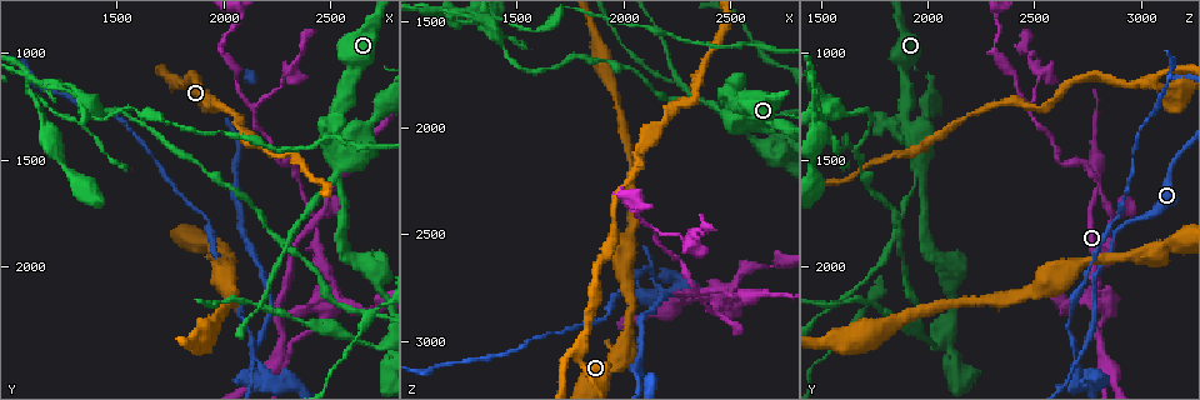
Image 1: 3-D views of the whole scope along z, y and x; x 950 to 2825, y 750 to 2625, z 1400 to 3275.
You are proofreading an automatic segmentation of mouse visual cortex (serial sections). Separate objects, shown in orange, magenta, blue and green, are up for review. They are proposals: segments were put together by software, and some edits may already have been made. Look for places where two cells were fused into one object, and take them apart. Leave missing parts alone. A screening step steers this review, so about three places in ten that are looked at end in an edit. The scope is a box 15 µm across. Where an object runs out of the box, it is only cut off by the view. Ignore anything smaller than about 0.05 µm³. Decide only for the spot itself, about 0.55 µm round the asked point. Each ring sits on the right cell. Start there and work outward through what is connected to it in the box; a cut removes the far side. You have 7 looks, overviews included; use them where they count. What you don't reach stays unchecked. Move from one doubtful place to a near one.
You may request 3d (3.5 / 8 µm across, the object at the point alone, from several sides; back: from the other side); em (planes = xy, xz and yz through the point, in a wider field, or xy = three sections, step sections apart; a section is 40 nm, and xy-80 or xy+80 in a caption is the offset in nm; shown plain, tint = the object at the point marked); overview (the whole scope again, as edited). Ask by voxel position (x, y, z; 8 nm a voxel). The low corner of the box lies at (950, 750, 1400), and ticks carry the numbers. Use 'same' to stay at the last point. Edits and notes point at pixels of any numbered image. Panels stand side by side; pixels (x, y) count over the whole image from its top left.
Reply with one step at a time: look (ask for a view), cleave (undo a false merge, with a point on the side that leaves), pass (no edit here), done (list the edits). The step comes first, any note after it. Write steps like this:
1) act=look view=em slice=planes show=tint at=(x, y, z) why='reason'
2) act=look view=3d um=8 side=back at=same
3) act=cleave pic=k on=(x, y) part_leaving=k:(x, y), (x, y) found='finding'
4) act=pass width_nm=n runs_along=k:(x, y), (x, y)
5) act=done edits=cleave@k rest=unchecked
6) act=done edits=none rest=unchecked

act=look view=3d um=3.5 at=(1760, 1110, 3060) why='sharp bend'

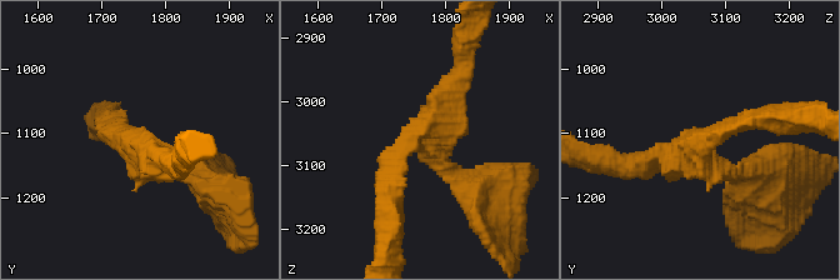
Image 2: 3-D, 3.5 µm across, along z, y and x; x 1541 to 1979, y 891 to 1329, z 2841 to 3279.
act=look view=em slice=xy step=3 show=tint at=(1750, 1125, 3060) arms=3 arm_widths_nm=250,250,300 why='need the tissue'

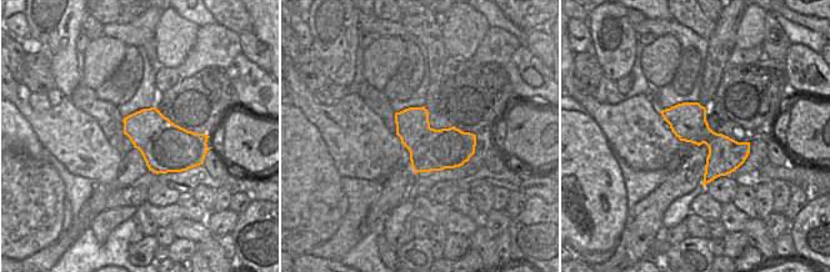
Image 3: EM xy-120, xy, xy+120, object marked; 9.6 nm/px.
act=look view=em slice=xy step=5 show=tint at=same why='cut it another way'

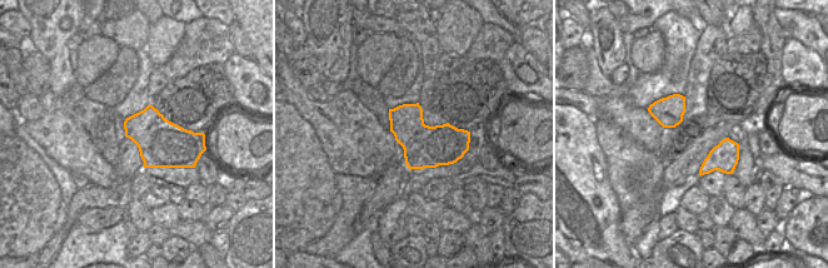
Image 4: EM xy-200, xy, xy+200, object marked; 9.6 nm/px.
act=pass runs_along=2:(180, 173), (156, 173), (110, 119) found='continuous, no second cell'

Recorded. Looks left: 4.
act=look view=3d um=3.5 side=back at=(2530, 1540, 1970)

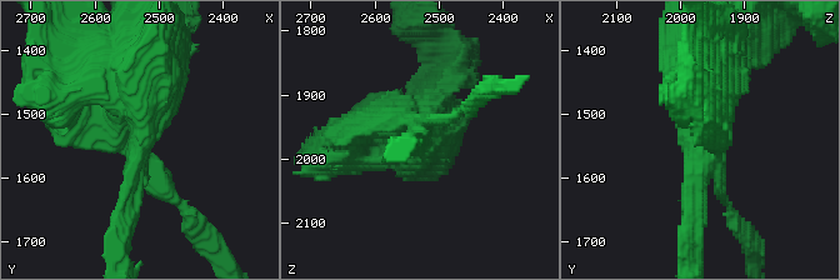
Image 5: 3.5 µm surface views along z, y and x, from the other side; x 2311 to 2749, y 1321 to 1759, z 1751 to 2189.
act=look view=em slice=xy step=2 show=tint at=(2525, 1540, 1970)

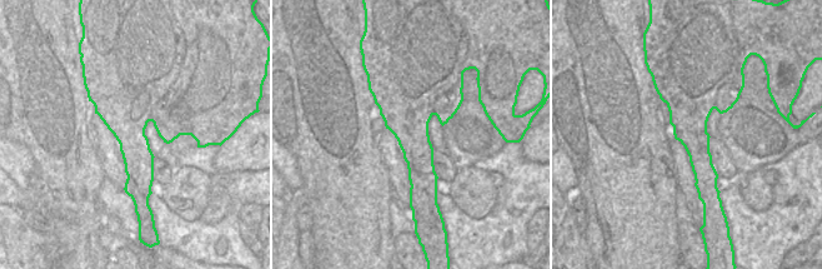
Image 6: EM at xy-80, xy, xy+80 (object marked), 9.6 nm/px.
act=cleave pic=5 on=(365, 138) found='two cells meet here'

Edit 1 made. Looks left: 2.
act=look view=3d um=3.5 side=back at=(2270, 2190, 2780) why='sharp bend'

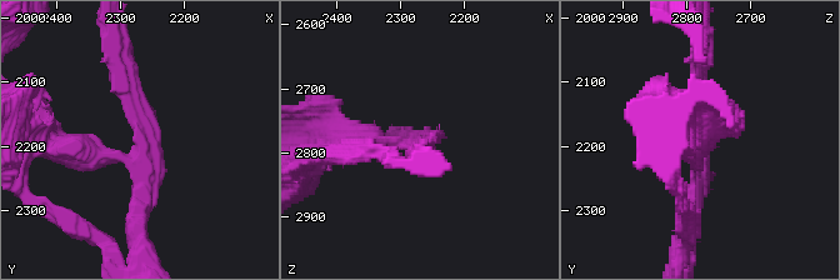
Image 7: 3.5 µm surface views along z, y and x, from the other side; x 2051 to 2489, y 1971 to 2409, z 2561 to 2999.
act=look view=em slice=xy step=5 show=tint at=(2265, 2170, 2780) arms=3 arm_widths_nm=150,200,200

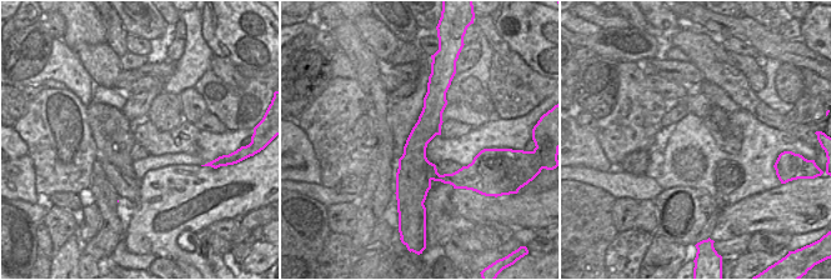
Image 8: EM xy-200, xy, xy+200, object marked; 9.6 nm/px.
act=pass runs_along=7:(123, 49), (141, 153), (84, 149) found='one cell here'

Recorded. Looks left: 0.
act=done edits=cleave@5 rest=unchecked

